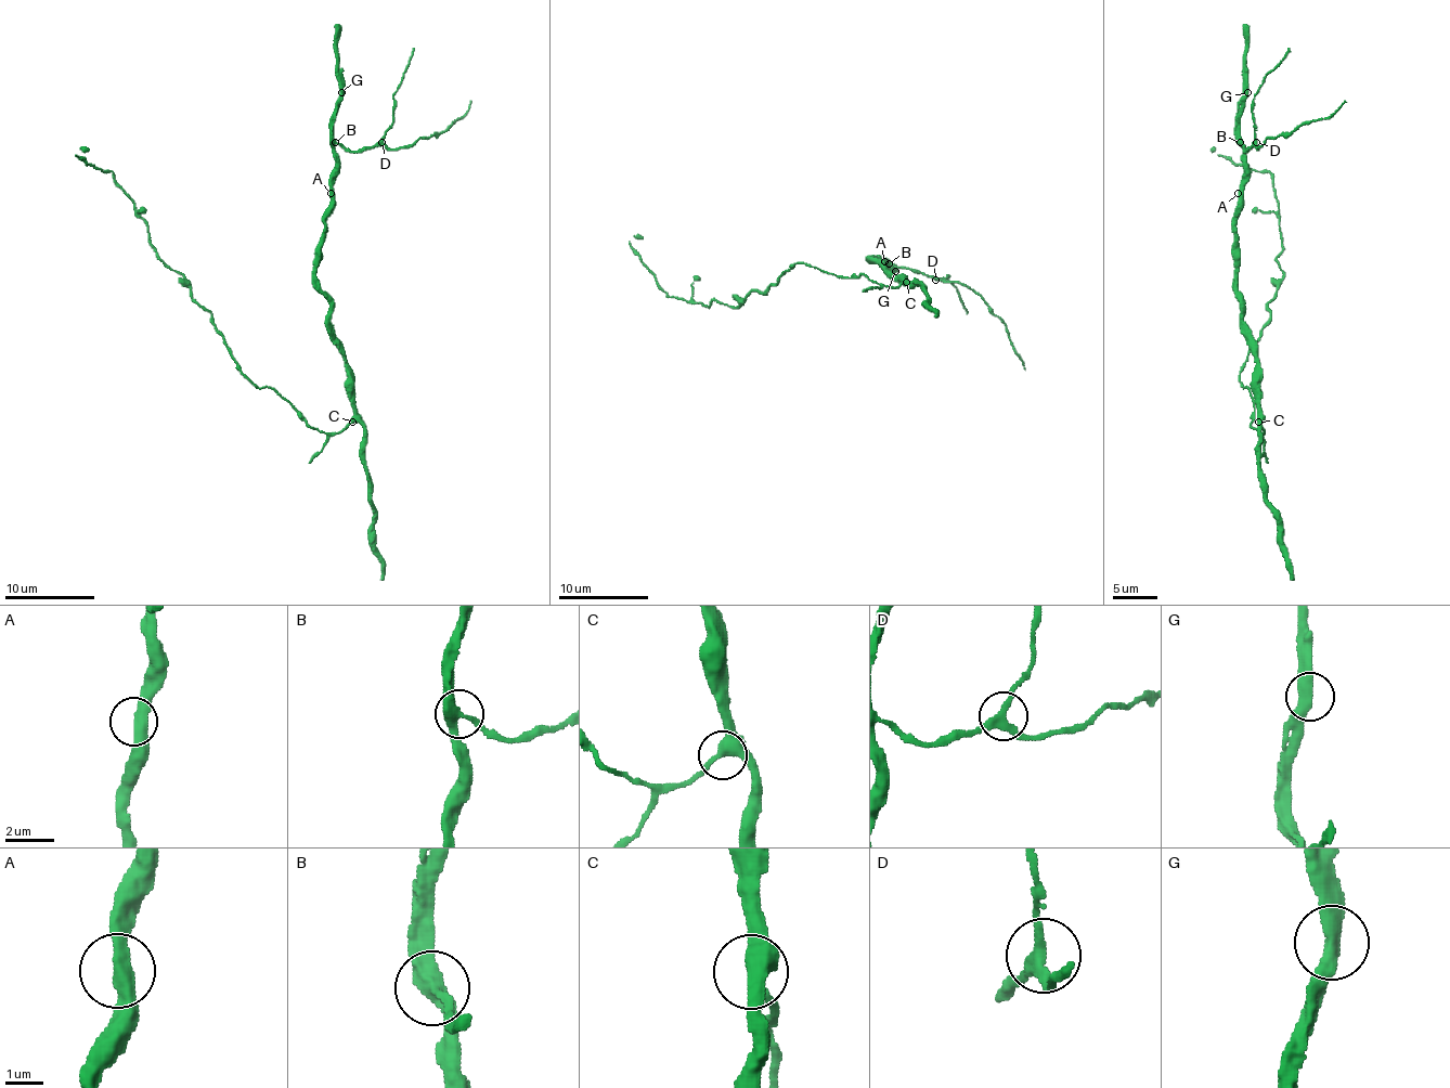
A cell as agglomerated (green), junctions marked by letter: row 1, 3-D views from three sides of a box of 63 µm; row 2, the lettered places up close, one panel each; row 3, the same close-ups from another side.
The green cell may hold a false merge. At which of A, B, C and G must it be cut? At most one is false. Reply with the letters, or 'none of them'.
none of them

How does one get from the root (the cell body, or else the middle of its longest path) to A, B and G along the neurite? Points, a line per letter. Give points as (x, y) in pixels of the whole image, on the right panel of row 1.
A: (1260, 419), (1260, 365), (1256, 361), (1254, 341), (1242, 323), (1242, 294), (1235, 287), (1238, 193)
B: (1260, 419), (1260, 365), (1242, 323), (1242, 294), (1235, 287), (1235, 211), (1242, 202), (1244, 170), (1240, 142)
G: (1260, 419), (1260, 365), (1235, 287), (1235, 211), (1242, 202), (1244, 170), (1240, 105), (1247, 92)

